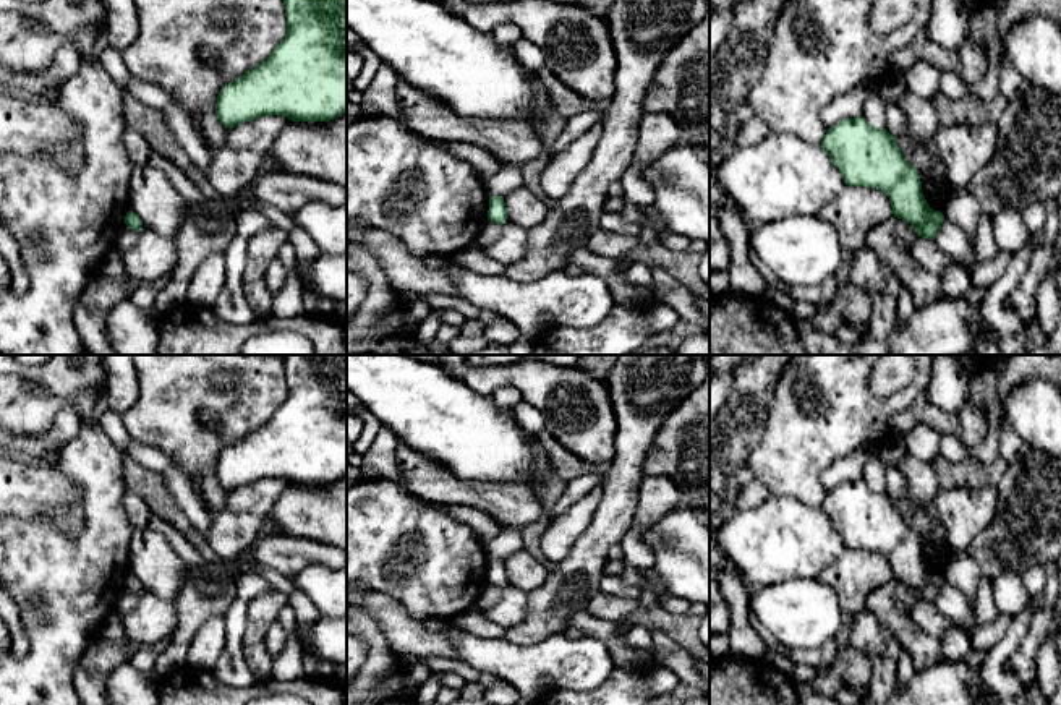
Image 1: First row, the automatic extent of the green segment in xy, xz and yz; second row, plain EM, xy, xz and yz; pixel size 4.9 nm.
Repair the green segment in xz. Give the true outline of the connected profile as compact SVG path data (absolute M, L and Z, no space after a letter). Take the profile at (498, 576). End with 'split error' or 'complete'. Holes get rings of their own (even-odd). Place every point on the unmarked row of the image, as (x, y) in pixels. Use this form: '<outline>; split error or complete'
M489 559L488 583L504 587L507 583L507 570L502 559Z; complete

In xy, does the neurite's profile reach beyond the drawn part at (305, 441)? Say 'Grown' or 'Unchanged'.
Unchanged

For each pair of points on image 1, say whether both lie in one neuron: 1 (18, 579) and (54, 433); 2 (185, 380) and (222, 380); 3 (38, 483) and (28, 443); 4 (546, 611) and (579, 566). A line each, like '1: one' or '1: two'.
1: two
2: two
3: two
4: one

